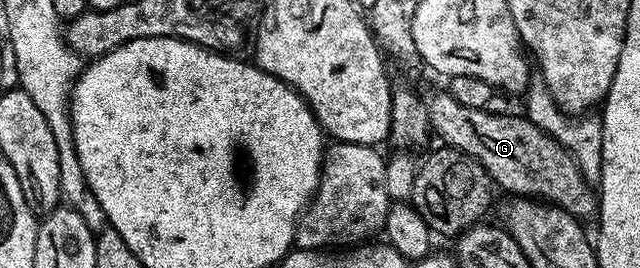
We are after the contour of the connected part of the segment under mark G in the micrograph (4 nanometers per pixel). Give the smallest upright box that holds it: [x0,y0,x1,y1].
[427,89,597,220]

